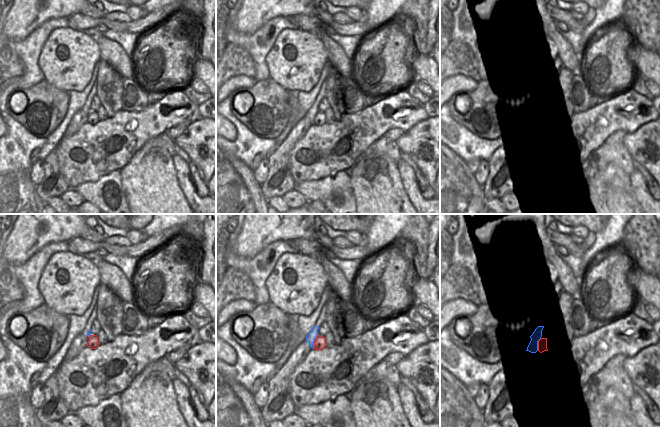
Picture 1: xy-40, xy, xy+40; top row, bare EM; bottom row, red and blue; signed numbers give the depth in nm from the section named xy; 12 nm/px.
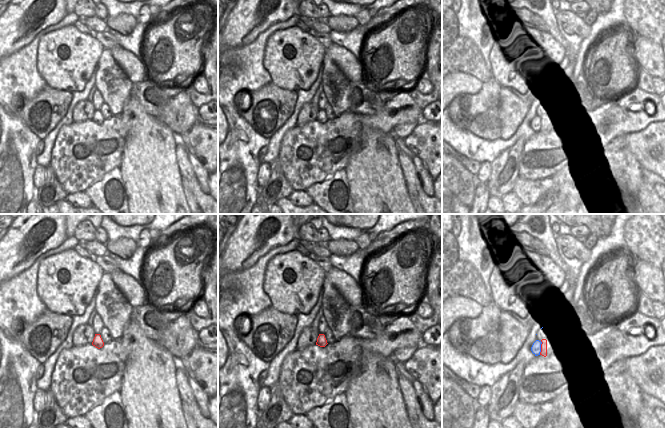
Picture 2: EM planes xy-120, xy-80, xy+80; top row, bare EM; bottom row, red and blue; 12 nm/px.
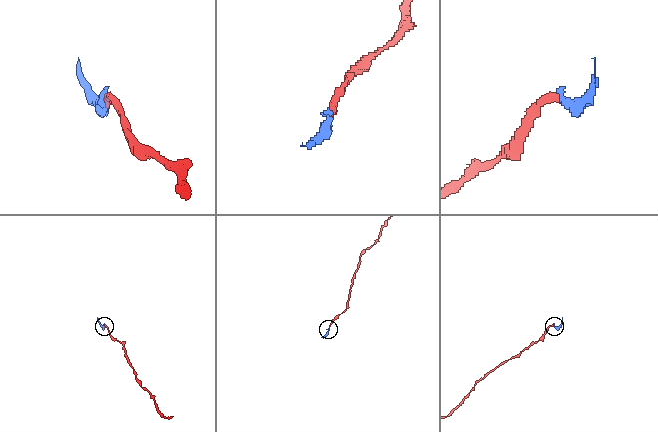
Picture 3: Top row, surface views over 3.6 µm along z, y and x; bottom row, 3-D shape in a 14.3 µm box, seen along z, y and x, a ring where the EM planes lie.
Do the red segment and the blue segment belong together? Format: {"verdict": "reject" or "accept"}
{"verdict": "accept"}

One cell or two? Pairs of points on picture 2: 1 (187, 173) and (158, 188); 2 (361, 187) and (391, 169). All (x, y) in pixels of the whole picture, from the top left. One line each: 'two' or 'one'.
1: two
2: one

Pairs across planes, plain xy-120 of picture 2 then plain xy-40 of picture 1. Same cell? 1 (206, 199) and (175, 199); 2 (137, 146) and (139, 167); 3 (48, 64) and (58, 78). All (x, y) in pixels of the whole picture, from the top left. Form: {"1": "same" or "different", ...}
{"1": "different", "2": "same", "3": "same"}

